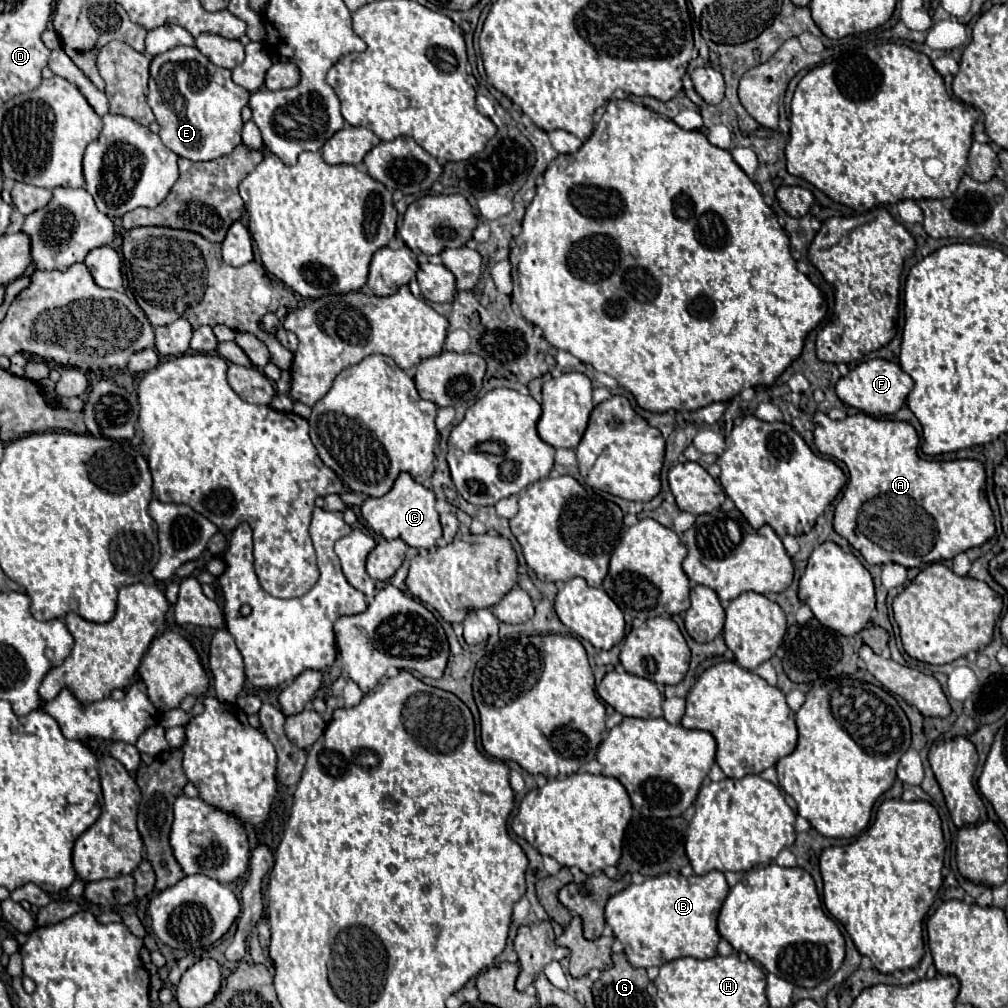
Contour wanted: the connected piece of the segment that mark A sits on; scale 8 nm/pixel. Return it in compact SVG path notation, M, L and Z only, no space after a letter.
M826 413L814 415L814 443L822 455L834 457L848 467L848 485L834 509L834 529L850 541L870 565L898 563L924 567L934 561L952 559L962 551L984 545L994 535L994 515L984 493L984 467L974 459L929 461L918 457L918 435L906 421L876 419L866 413L832 421Z

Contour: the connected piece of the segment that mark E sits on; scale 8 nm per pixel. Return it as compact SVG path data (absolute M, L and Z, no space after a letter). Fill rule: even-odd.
M174 47L160 53L150 63L148 105L160 123L162 143L178 157L190 161L212 161L230 155L242 143L240 111L248 103L250 91L238 87L230 71L216 67L196 47Z

